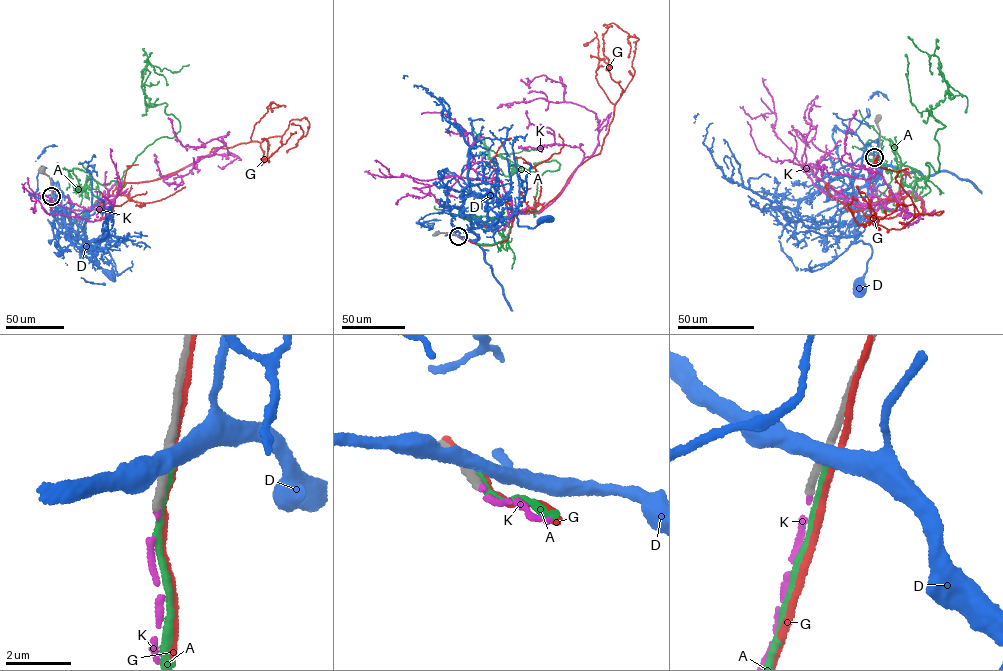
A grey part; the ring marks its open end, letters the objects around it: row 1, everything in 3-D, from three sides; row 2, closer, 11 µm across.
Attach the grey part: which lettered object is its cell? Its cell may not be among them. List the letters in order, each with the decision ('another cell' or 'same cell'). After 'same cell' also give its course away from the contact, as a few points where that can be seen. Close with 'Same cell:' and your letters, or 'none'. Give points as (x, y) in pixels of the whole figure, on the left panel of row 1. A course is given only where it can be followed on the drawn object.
A: another cell
D: another cell
G: another cell
K: same cell; it runs (51, 196), (67, 226), (116, 183), (230, 153), (220, 137), (215, 154), (193, 157)
Same cell: K

